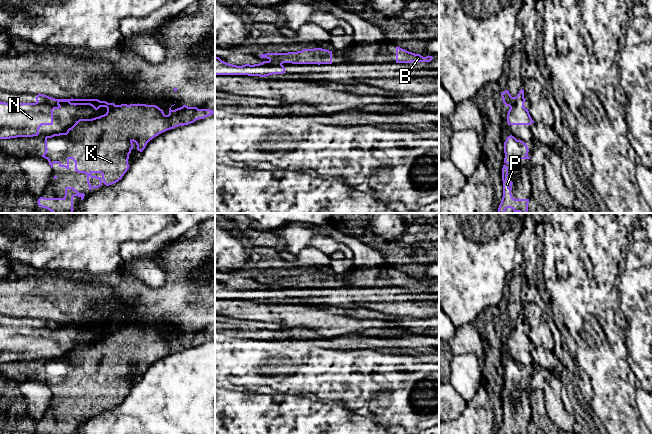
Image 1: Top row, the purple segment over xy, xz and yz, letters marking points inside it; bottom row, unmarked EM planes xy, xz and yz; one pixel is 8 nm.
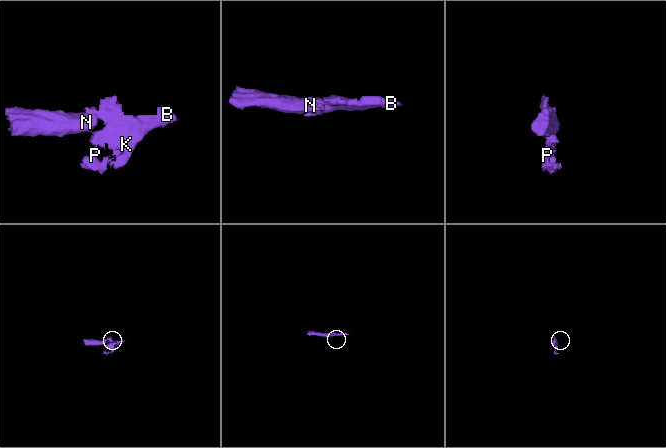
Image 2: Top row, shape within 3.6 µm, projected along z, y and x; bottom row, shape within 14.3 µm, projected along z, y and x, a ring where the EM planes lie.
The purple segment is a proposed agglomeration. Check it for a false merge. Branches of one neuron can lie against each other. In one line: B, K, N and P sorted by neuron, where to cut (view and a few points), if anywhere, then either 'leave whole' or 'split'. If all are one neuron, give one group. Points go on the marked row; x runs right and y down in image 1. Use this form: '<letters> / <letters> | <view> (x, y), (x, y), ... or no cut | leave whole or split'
B K P / N | xy (49, 97), (52, 103), (58, 104) | split

